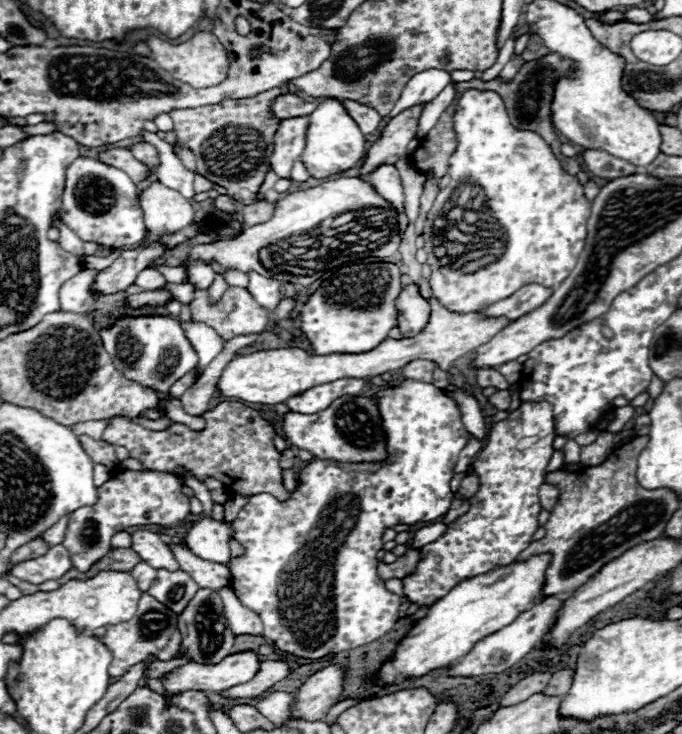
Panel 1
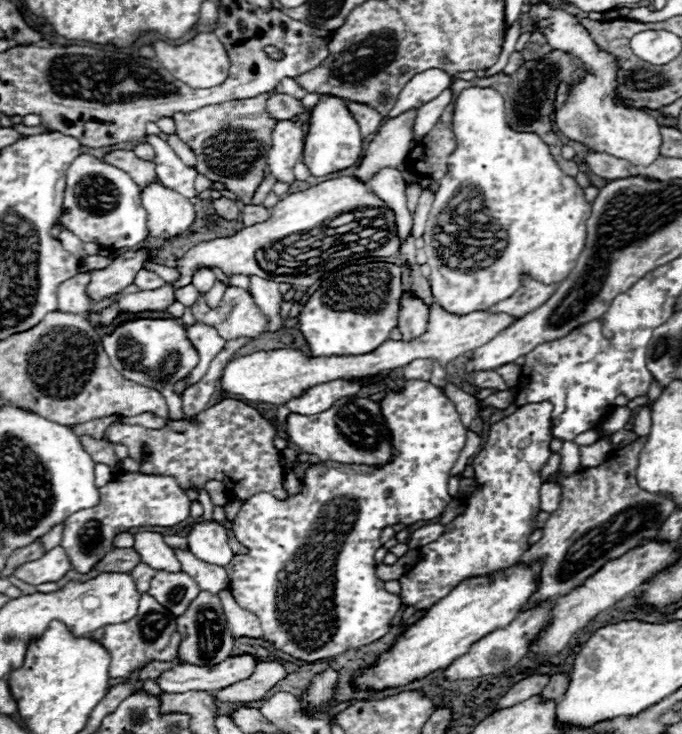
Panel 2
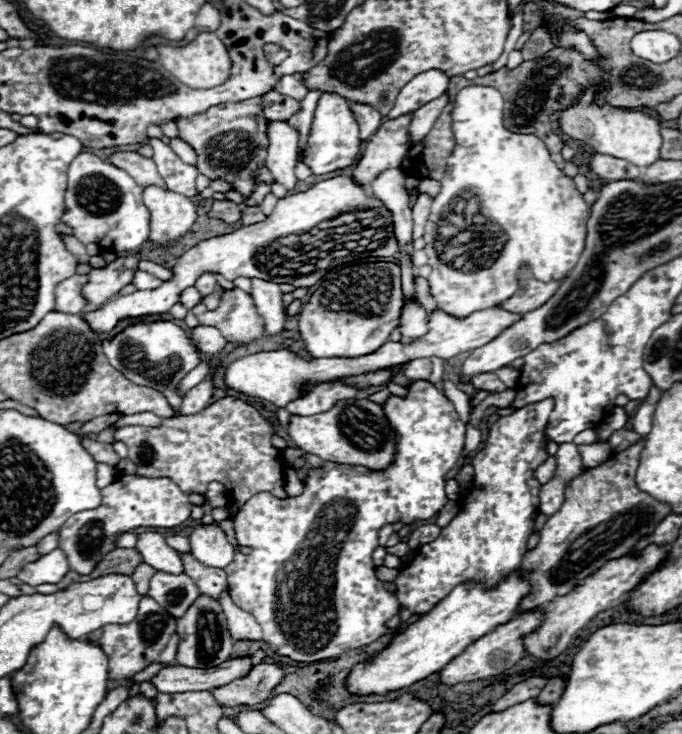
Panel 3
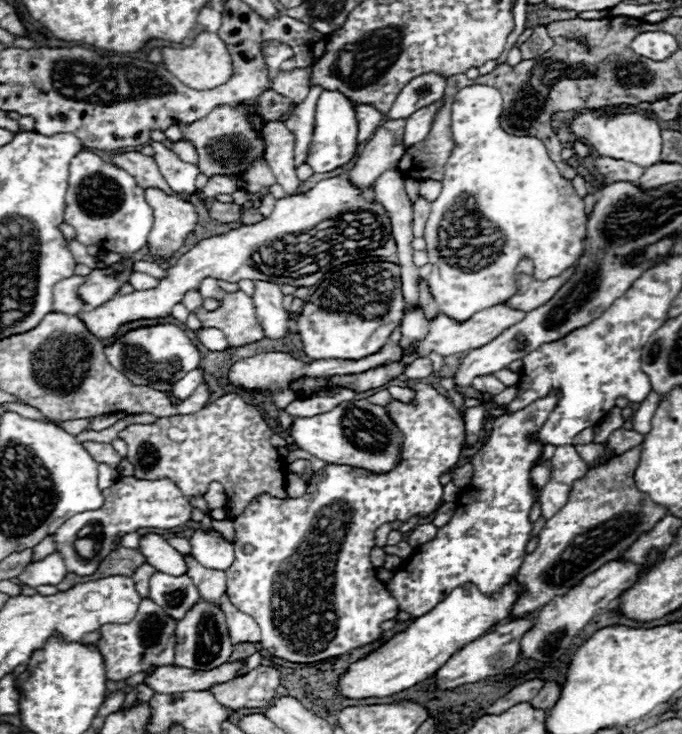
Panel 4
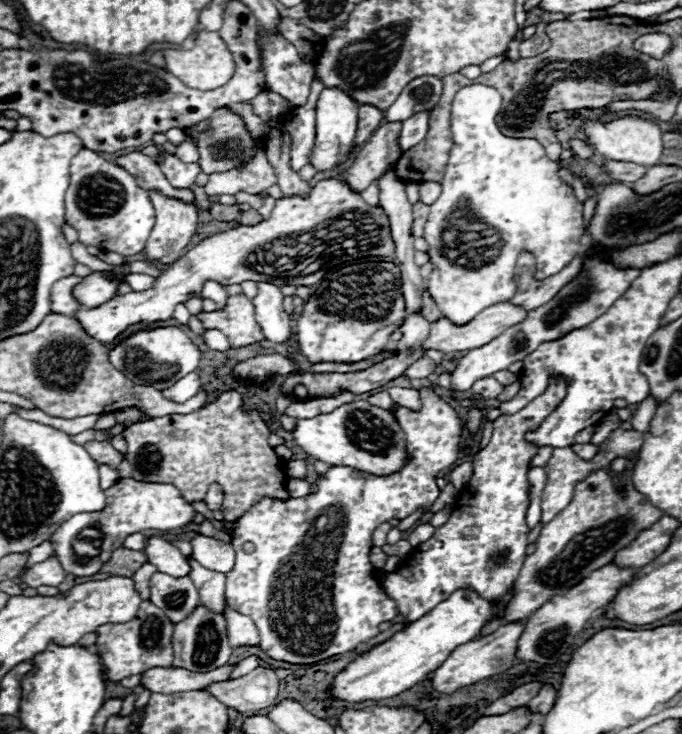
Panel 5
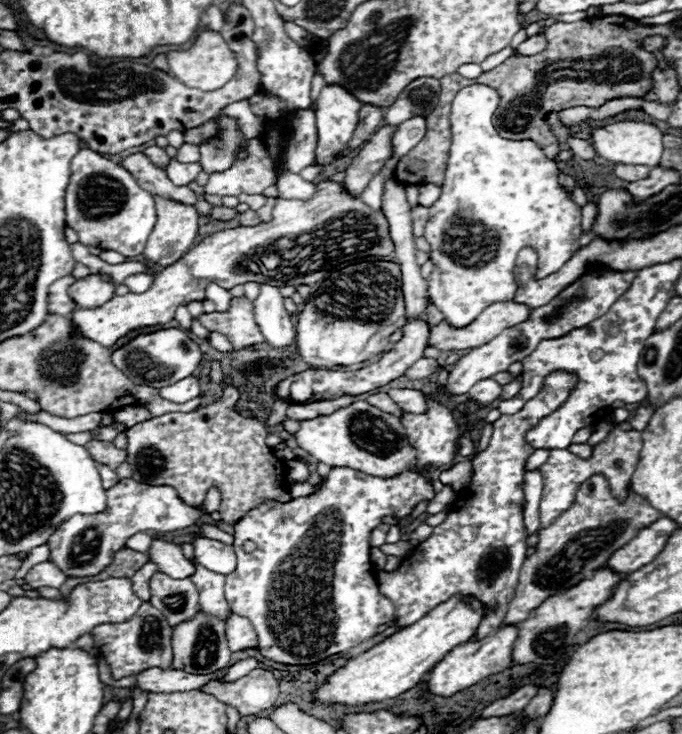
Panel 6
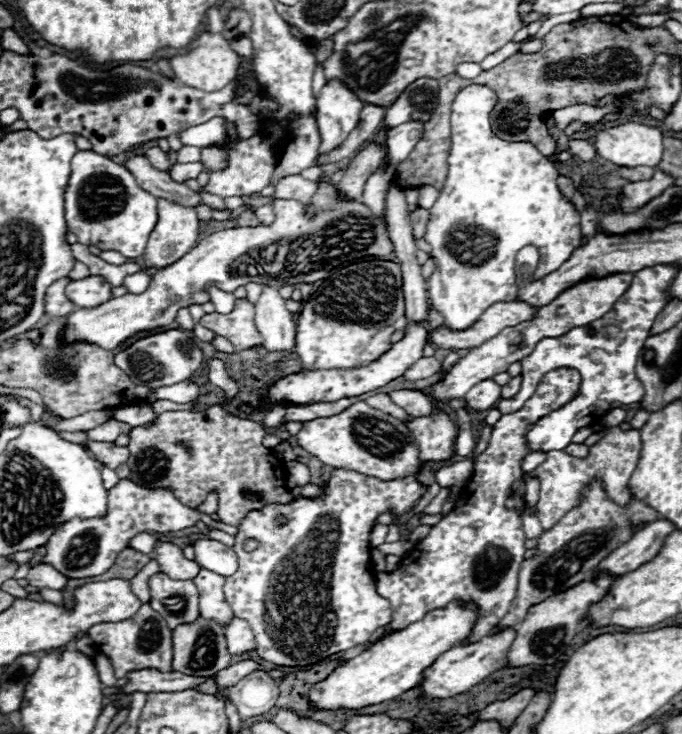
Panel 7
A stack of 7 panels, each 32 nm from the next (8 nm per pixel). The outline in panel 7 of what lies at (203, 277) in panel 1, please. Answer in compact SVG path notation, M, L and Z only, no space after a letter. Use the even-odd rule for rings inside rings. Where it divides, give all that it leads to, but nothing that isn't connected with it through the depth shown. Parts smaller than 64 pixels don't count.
M216 288L210 290L210 298L212 298L212 304L216 306L216 312L222 312L222 314L228 314L228 310L232 310L236 302L234 294L224 294L222 290L216 290Z

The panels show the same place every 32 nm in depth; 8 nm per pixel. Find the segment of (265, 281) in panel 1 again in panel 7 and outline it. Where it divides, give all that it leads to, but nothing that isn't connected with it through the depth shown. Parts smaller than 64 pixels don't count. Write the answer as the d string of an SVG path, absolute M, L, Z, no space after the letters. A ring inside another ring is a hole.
M264 288L256 306L256 328L262 336L262 346L268 352L292 352L294 350L294 314L286 310L284 298L276 288Z

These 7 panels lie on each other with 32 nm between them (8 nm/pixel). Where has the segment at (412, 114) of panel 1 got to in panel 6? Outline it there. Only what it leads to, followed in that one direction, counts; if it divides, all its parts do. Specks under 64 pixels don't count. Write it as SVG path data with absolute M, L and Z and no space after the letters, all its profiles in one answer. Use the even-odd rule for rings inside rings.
M382 126L370 140L364 144L364 148L358 152L358 156L352 160L352 164L346 170L344 180L340 182L346 192L352 196L360 196L364 186L370 182L370 178L384 166L384 162L392 156L390 138L392 138L394 126Z

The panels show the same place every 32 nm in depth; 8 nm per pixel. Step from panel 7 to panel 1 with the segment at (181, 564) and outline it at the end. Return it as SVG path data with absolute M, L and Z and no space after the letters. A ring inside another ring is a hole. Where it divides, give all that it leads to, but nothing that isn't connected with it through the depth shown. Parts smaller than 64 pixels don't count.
M138 530L132 534L132 550L136 550L140 554L140 558L154 566L156 570L164 568L164 570L178 570L178 562L170 550L168 544L164 544L160 540L158 534L148 532L148 530Z

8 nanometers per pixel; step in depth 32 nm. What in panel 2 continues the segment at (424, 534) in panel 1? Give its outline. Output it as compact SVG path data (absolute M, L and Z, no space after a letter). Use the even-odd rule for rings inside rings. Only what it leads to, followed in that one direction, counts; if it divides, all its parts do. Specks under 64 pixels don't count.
M428 524L428 526L422 526L422 528L418 528L418 530L412 532L412 536L408 540L408 546L412 550L416 550L416 548L420 548L424 544L434 542L436 538L438 538L438 524Z

